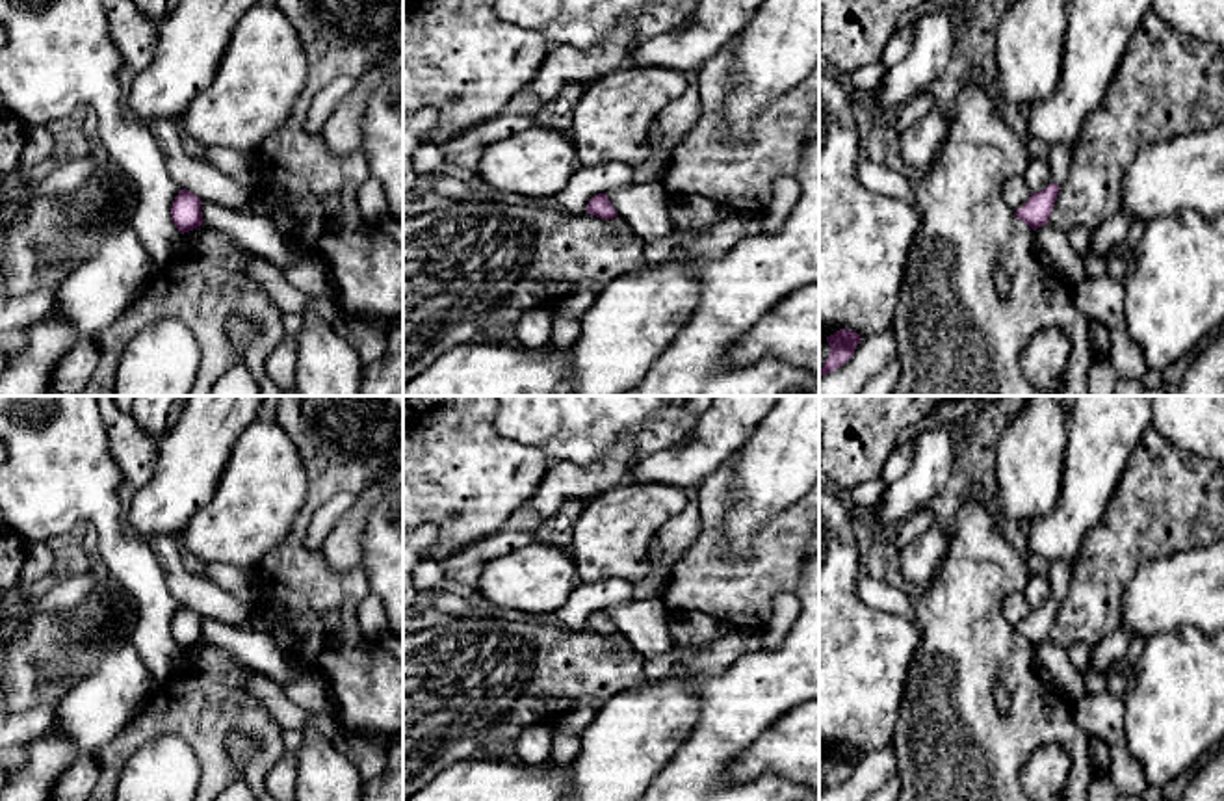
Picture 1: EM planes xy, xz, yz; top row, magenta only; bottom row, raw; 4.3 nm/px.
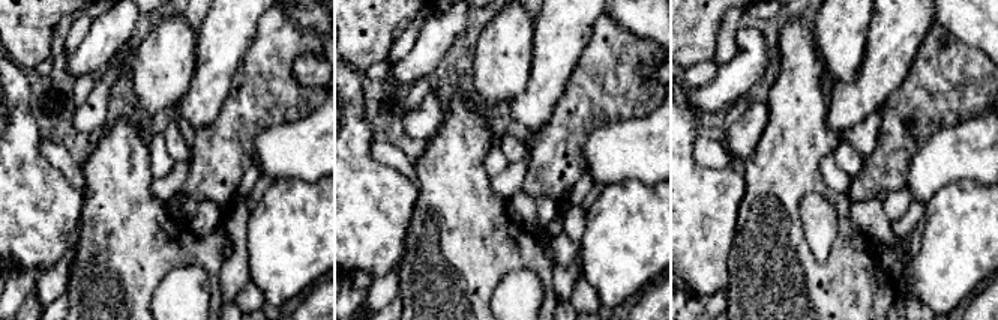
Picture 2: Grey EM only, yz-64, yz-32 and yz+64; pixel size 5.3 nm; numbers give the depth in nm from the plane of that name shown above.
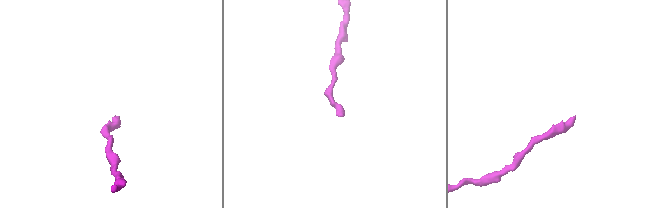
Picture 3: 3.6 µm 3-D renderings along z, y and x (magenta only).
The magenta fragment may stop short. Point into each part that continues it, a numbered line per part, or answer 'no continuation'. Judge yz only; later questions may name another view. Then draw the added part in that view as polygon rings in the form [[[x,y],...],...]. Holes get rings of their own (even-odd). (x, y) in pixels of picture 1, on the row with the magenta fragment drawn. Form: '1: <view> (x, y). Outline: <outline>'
1: yz (1059, 157). Outline: [[[1053,143],[1049,151],[1049,167],[1053,184],[1062,184],[1070,169],[1072,147],[1068,143]]]

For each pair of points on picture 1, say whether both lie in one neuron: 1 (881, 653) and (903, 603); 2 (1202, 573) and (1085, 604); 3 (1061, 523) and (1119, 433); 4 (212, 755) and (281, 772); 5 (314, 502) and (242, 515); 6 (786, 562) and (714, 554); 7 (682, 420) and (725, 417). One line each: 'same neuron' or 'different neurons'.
1: different neurons
2: different neurons
3: same neuron
4: different neurons
5: different neurons
6: same neuron
7: different neurons

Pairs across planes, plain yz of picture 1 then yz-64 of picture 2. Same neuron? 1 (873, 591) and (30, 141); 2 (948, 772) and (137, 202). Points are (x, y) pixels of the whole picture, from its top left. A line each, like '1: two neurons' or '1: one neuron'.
1: two neurons
2: one neuron

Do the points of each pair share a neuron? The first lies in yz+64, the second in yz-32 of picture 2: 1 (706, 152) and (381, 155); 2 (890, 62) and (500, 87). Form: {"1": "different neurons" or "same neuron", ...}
{"1": "same neuron", "2": "different neurons"}

